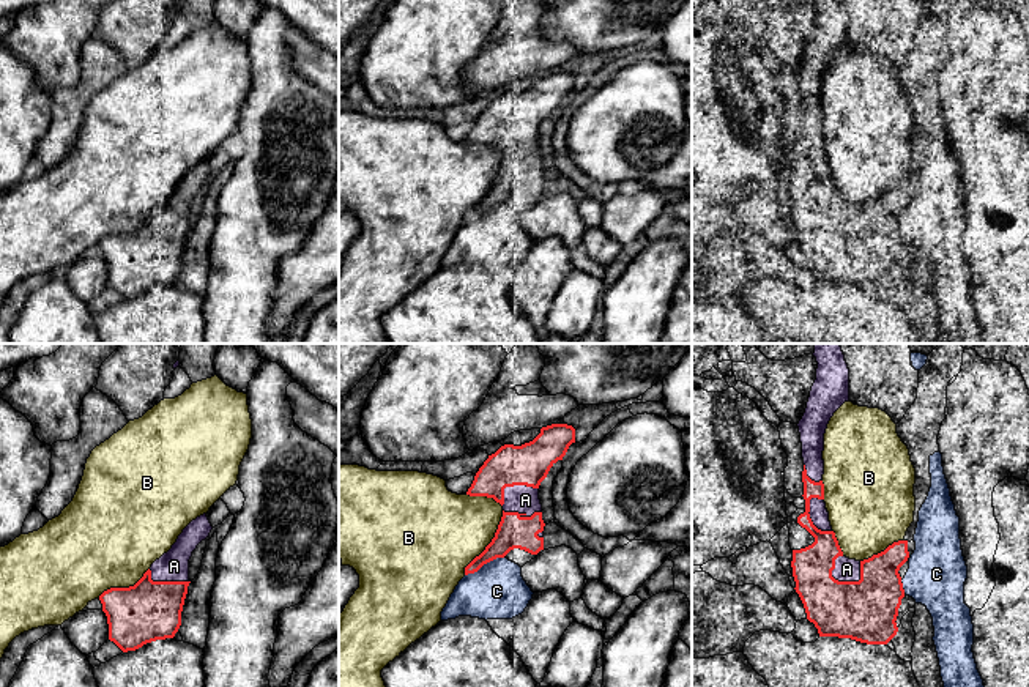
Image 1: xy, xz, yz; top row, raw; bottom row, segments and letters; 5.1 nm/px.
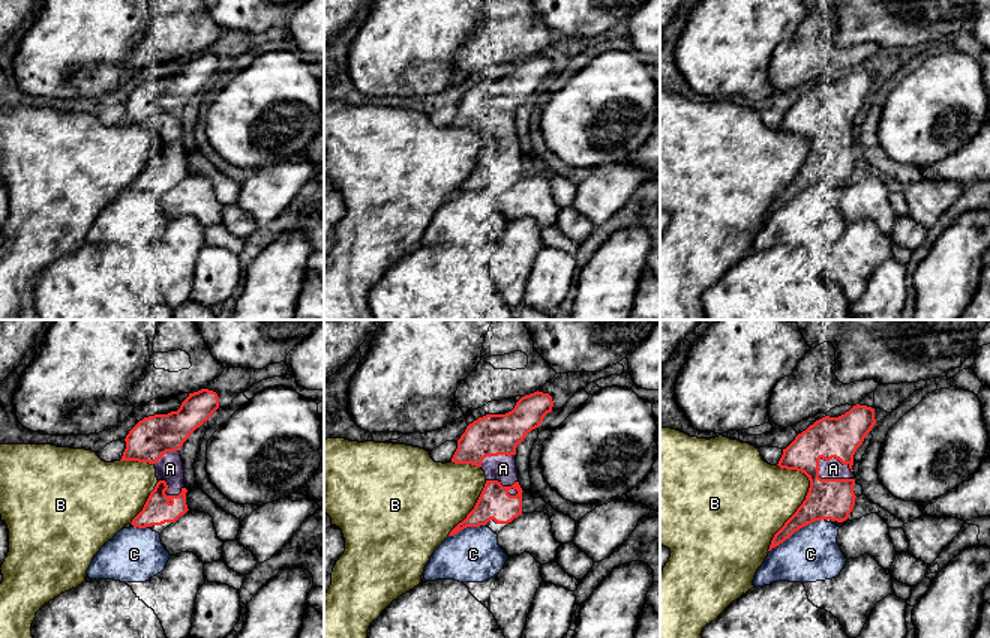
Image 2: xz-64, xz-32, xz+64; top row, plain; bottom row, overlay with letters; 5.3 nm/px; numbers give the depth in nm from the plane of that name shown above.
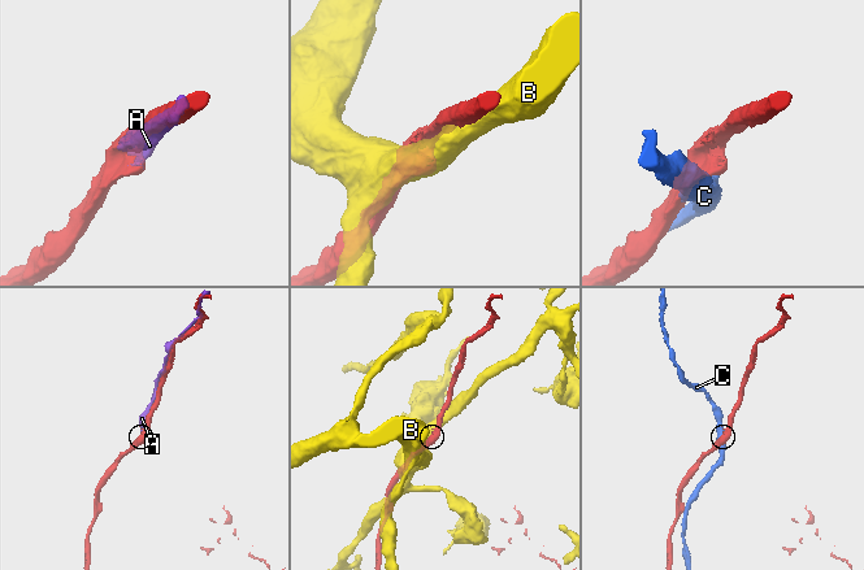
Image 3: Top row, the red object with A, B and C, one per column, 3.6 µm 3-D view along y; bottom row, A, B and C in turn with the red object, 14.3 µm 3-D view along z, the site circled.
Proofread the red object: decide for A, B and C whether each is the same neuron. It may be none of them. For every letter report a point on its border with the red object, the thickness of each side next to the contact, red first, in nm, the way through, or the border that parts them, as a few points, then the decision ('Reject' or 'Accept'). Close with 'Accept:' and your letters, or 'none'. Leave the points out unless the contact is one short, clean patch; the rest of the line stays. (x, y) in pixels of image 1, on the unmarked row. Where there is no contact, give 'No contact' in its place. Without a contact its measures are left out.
A: Touches red at yz (834, 226). Thickness 320 nm (red) against 120 nm. Accept
B: Touches red at xz (490, 189). Thickness 170 nm (red) against 420 nm. Reject
C: Touches red at xz (484, 210). Thickness 170 nm (red) against 280 nm. Reject
Accept: A

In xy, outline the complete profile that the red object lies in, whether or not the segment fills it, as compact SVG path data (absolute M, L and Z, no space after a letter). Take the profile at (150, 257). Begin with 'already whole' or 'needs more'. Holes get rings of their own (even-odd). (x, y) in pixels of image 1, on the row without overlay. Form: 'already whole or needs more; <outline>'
needs more; M206 161L197 164L134 233L110 235L99 243L109 287L123 299L175 284L191 230L189 206L211 176Z

